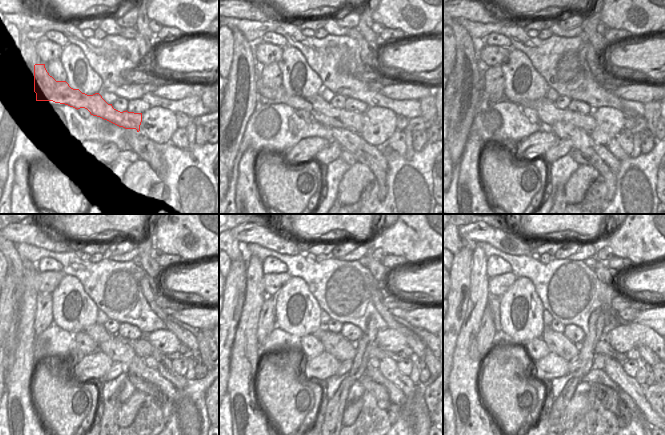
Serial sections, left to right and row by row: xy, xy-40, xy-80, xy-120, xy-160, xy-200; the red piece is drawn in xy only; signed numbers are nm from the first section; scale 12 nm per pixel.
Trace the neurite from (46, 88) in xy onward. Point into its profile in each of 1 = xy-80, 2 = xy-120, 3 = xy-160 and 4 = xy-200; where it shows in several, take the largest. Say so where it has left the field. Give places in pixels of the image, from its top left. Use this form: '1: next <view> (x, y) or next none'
1: next xy-80 (548, 113)
2: next xy-120 (142, 348)
3: next xy-160 (374, 350)
4: next xy-200 (602, 347)

